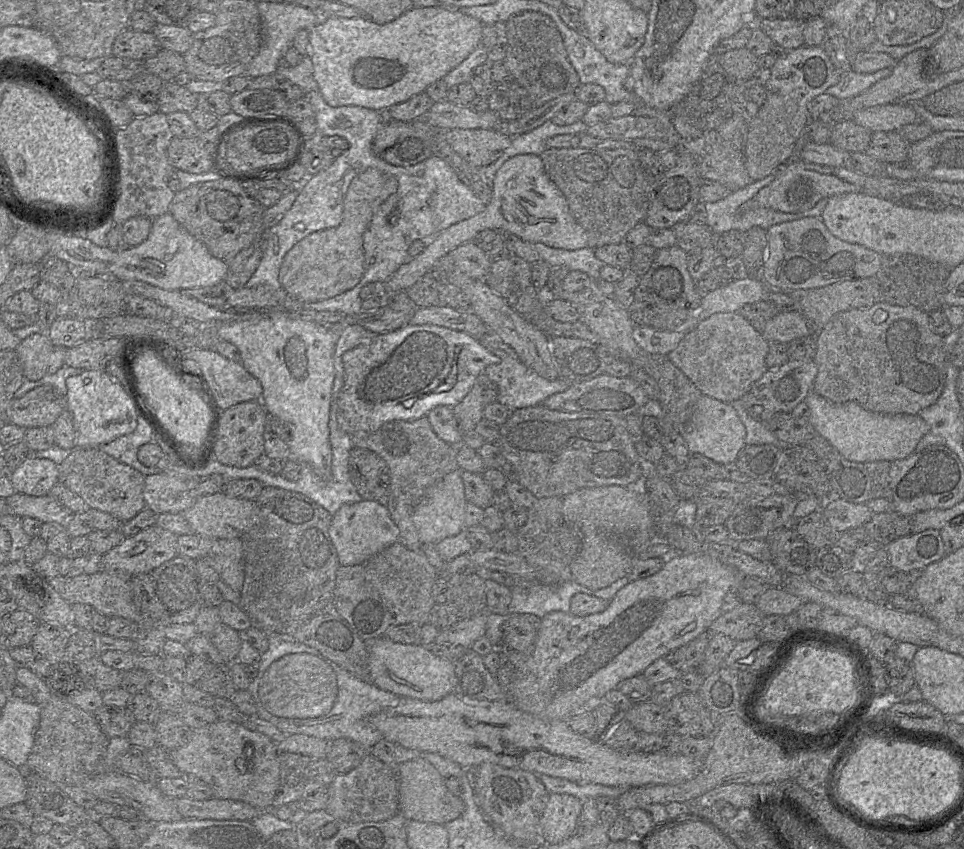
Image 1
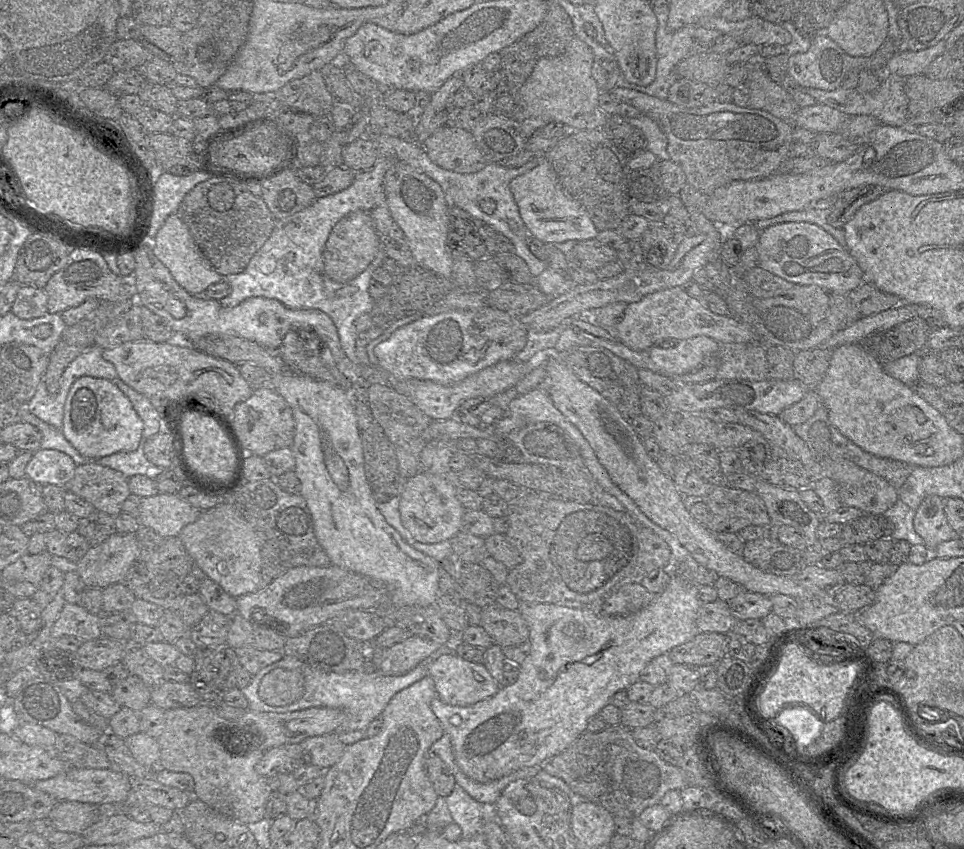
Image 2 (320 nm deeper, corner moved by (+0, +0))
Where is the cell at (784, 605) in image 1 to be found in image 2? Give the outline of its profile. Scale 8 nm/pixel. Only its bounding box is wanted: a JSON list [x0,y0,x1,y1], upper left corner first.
[727,591,772,620]

